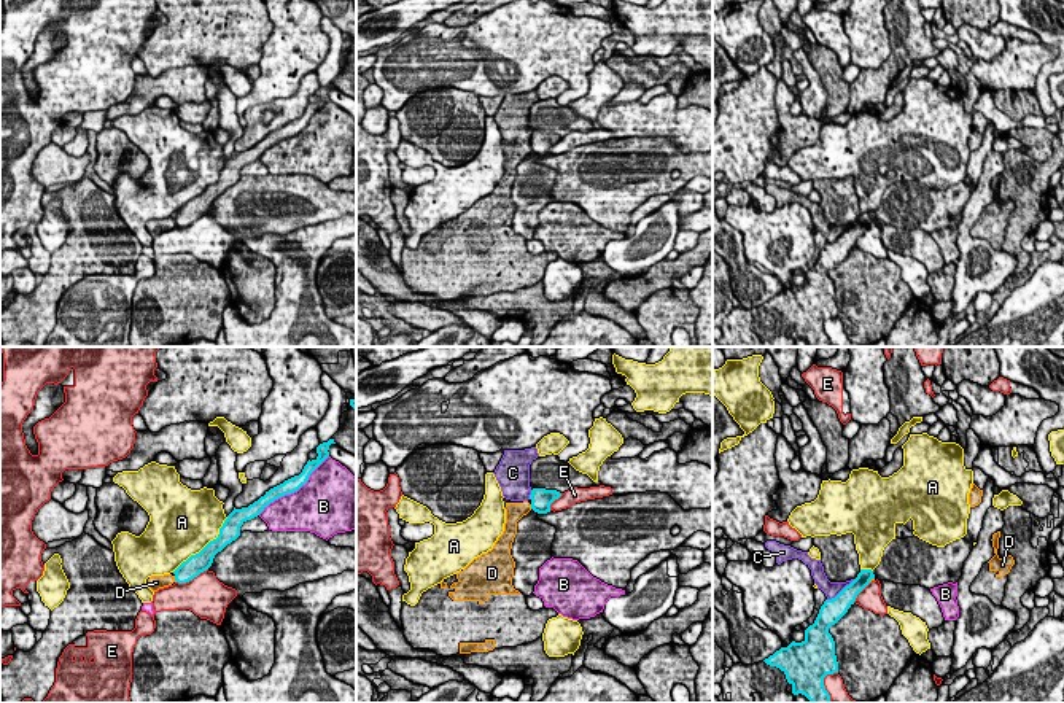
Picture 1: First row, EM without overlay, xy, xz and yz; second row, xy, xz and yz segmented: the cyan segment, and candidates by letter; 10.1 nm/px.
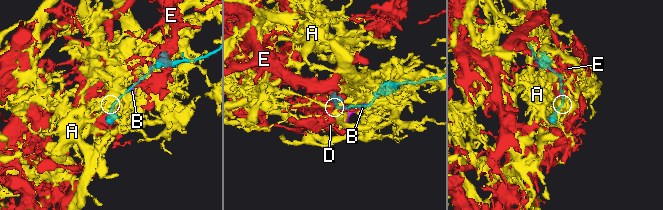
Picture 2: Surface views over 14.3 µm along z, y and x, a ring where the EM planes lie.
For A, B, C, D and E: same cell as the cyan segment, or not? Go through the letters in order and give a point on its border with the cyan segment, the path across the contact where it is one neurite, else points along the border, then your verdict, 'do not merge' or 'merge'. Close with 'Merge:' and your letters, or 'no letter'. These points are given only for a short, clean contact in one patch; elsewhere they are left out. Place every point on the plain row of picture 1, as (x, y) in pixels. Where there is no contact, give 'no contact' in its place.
A: xy (205, 190) | do not merge
B: xy (295, 134) | do not merge
C: yz (842, 234) | do not merge
D: xy (175, 223) | along xy (174, 220), (177, 225) | do not merge
E: xy (191, 223) | do not merge
Merge: no letter

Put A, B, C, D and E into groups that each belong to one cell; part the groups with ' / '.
A / B / C D / E

